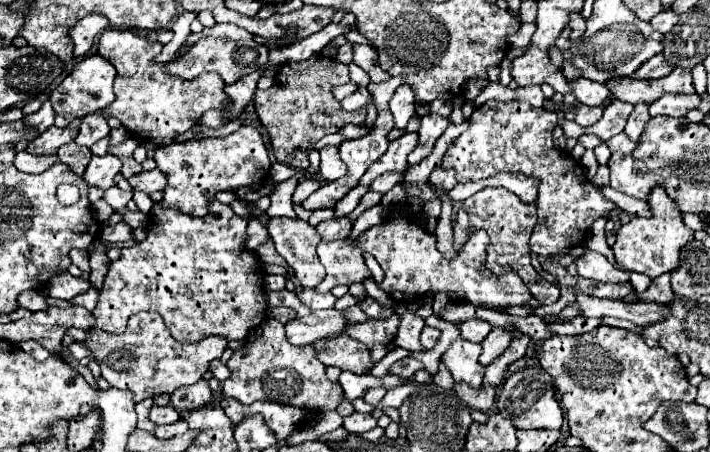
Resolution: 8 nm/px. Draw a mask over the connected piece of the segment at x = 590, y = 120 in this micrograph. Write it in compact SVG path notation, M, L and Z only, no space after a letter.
M578 105L578 107L574 109L574 113L576 113L576 123L578 123L580 127L590 127L590 125L594 125L594 123L602 117L602 111L604 111L604 107Z

